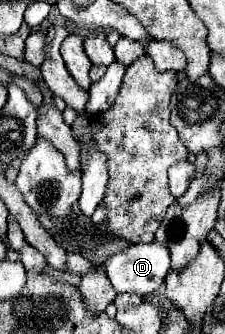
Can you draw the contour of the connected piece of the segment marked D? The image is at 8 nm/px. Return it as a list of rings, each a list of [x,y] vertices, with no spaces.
[[[156,241],[138,243],[138,245],[128,247],[122,253],[112,255],[110,259],[106,259],[102,267],[104,267],[112,287],[116,289],[116,293],[130,291],[130,293],[138,293],[138,295],[148,295],[164,283],[164,277],[168,275],[168,269],[170,269],[170,255],[168,255],[168,247],[164,247],[162,243],[156,243]]]

